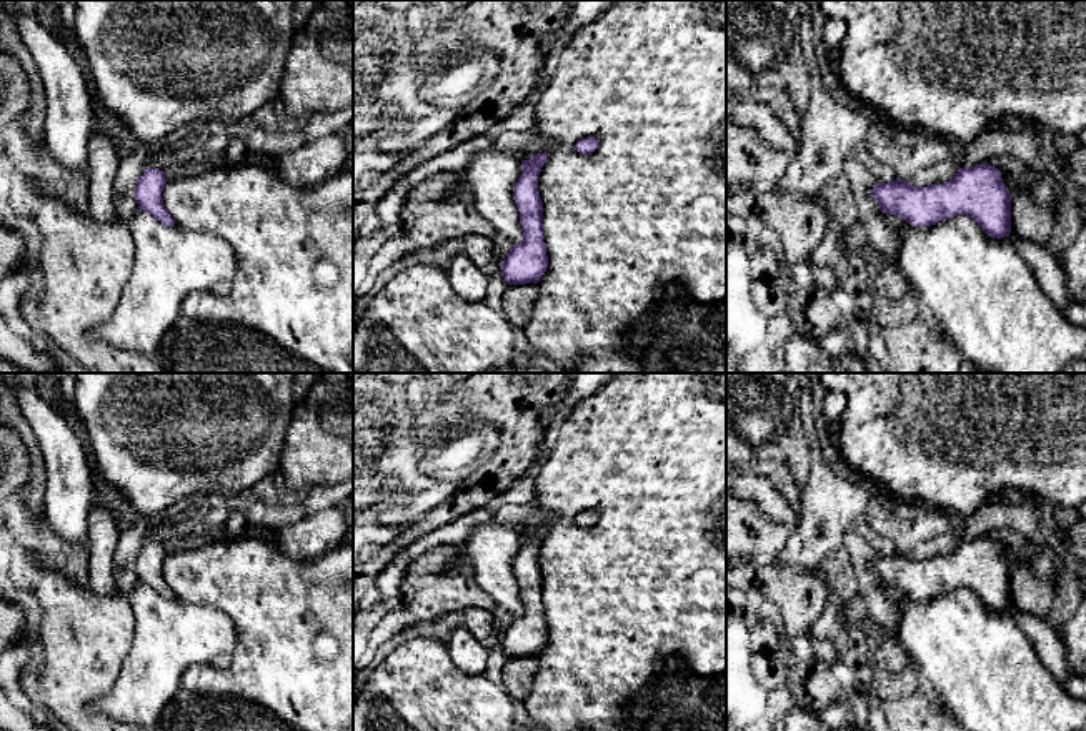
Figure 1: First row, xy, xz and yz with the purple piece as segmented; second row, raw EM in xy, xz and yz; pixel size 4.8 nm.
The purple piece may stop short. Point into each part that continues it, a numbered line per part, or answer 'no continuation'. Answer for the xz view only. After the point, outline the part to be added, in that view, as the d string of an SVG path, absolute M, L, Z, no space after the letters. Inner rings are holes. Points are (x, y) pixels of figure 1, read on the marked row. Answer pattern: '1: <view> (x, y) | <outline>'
no continuation

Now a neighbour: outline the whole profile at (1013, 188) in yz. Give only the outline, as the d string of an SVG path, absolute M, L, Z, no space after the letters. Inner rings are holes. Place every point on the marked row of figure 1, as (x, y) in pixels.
M1003 172L1001 173L1001 178L1003 178L1003 183L1006 185L1008 191L1011 196L1018 196L1018 195L1031 195L1031 196L1043 196L1048 208L1049 208L1049 213L1051 213L1051 220L1056 221L1058 218L1058 203L1056 203L1056 198L1053 196L1053 193L1049 190L1046 190L1044 186L1038 186L1038 188L1024 188L1021 186L1019 183L1014 183L1008 175L1004 175Z

